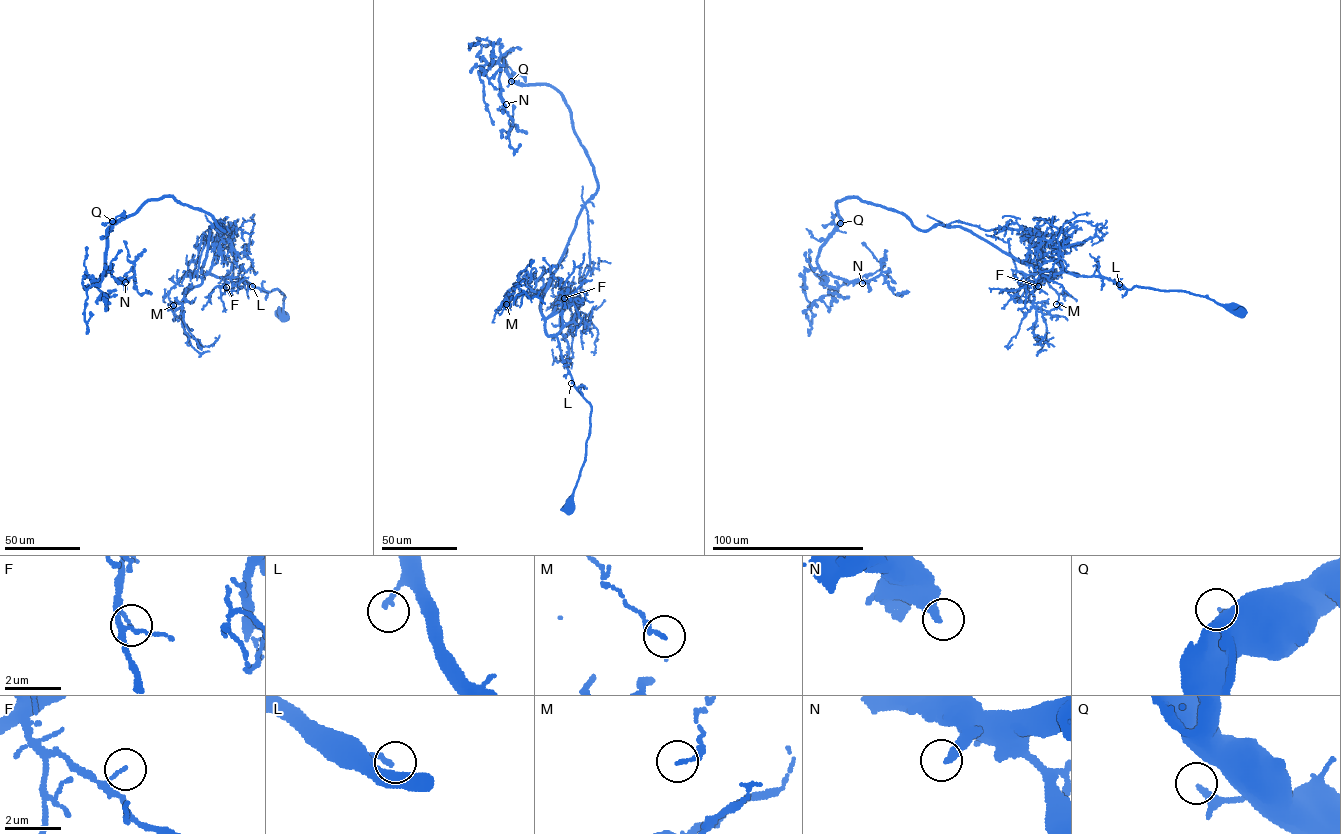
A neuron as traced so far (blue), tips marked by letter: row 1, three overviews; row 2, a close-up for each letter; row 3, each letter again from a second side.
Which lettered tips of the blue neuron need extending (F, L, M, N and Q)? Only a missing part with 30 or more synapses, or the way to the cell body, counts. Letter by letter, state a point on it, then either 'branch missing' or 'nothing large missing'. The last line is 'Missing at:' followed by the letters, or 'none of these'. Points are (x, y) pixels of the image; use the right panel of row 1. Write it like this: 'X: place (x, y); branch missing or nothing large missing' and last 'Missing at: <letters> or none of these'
F: place (1038, 286); nothing large missing
L: place (1119, 284); nothing large missing
M: place (1056, 304); nothing large missing
N: place (862, 283); branch missing
Q: place (840, 223); nothing large missing
Missing at: N

